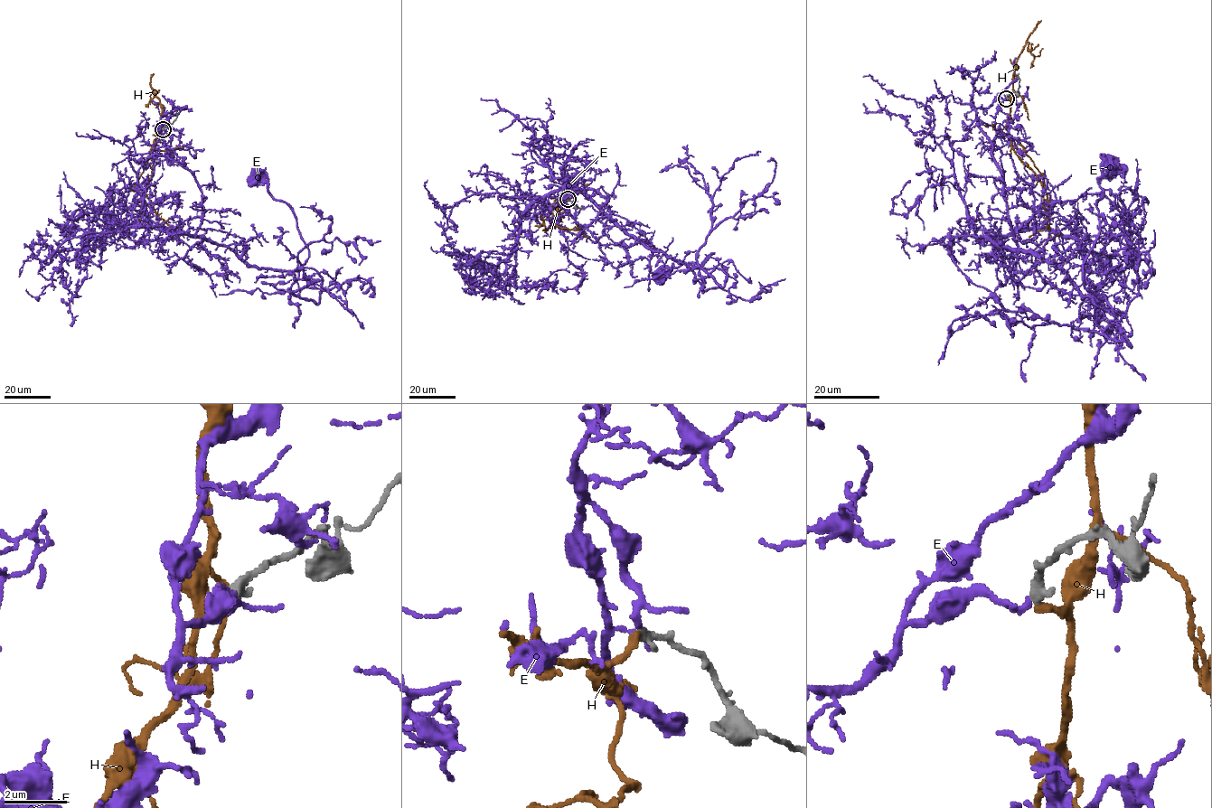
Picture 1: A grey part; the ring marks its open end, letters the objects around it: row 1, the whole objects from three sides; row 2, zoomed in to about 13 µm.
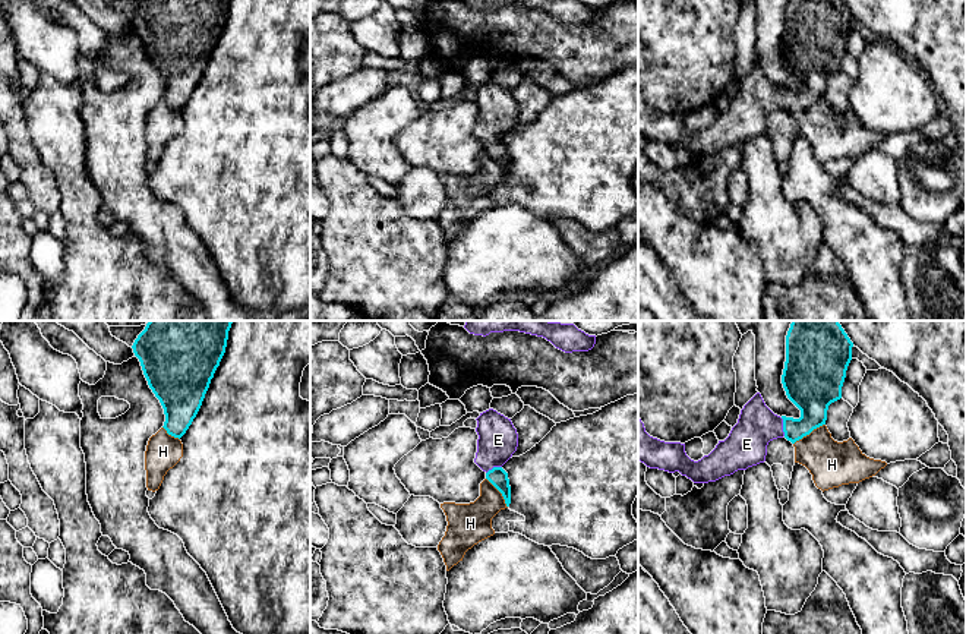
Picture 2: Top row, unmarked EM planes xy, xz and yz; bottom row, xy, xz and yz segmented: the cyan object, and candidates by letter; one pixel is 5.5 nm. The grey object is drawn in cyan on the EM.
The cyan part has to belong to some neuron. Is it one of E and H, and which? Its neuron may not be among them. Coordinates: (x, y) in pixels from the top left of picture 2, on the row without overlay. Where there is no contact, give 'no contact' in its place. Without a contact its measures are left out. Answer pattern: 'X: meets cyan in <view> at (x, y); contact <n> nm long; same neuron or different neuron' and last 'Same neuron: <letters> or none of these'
E: meets cyan in yz at (783, 98); contact 110 nm long; same neuron
H: meets cyan in yz at (808, 106); contact 200 nm long; different neuron
Same neuron: E

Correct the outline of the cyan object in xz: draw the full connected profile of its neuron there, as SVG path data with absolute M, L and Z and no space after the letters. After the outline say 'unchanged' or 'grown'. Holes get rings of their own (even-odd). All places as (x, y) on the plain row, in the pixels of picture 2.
M489 81L476 91L479 107L474 135L486 145L486 151L502 165L506 179L511 176L508 145L502 138L518 119L518 105L511 91Z | grown

